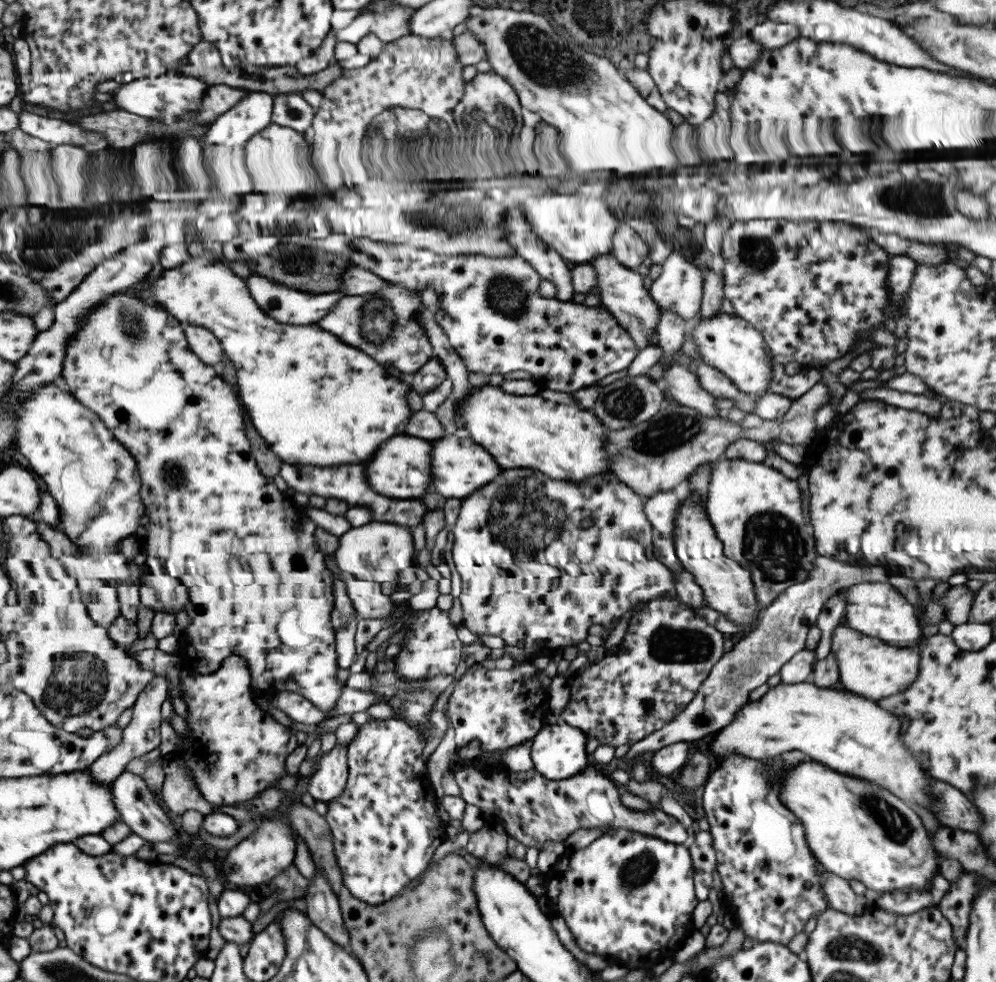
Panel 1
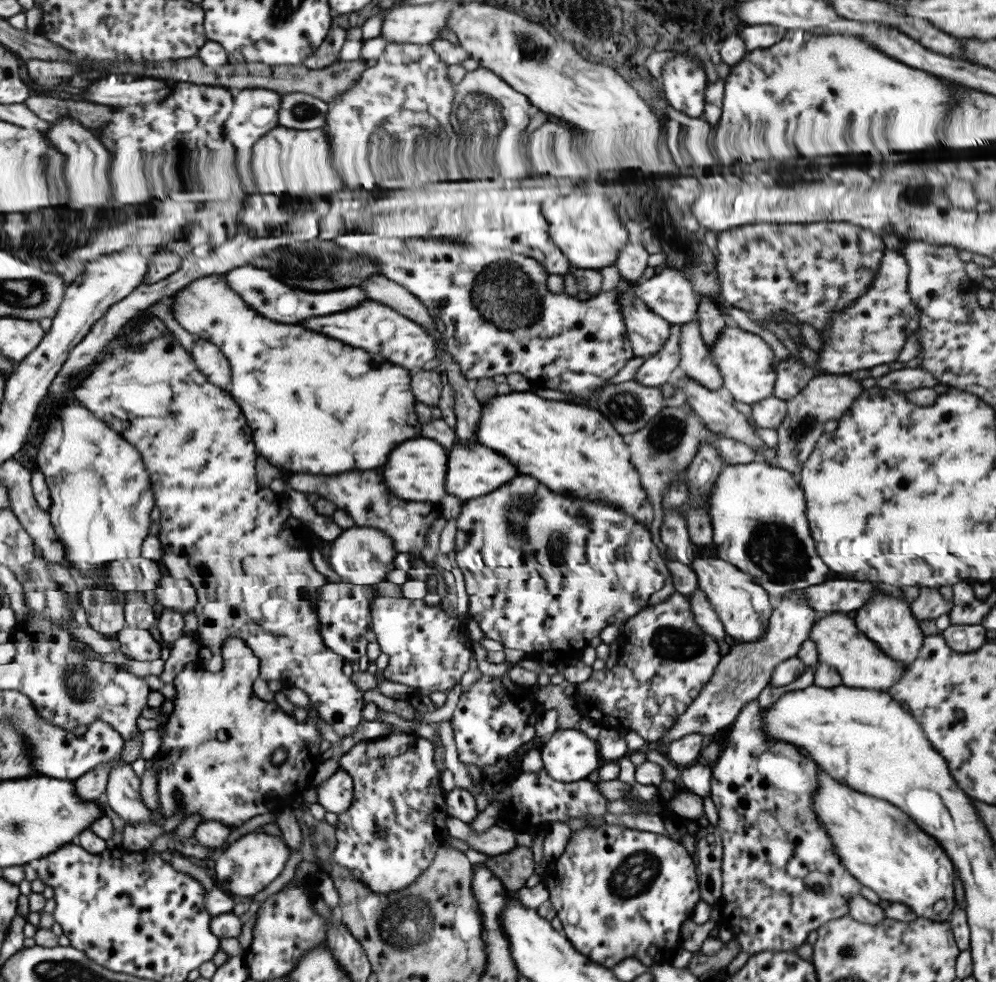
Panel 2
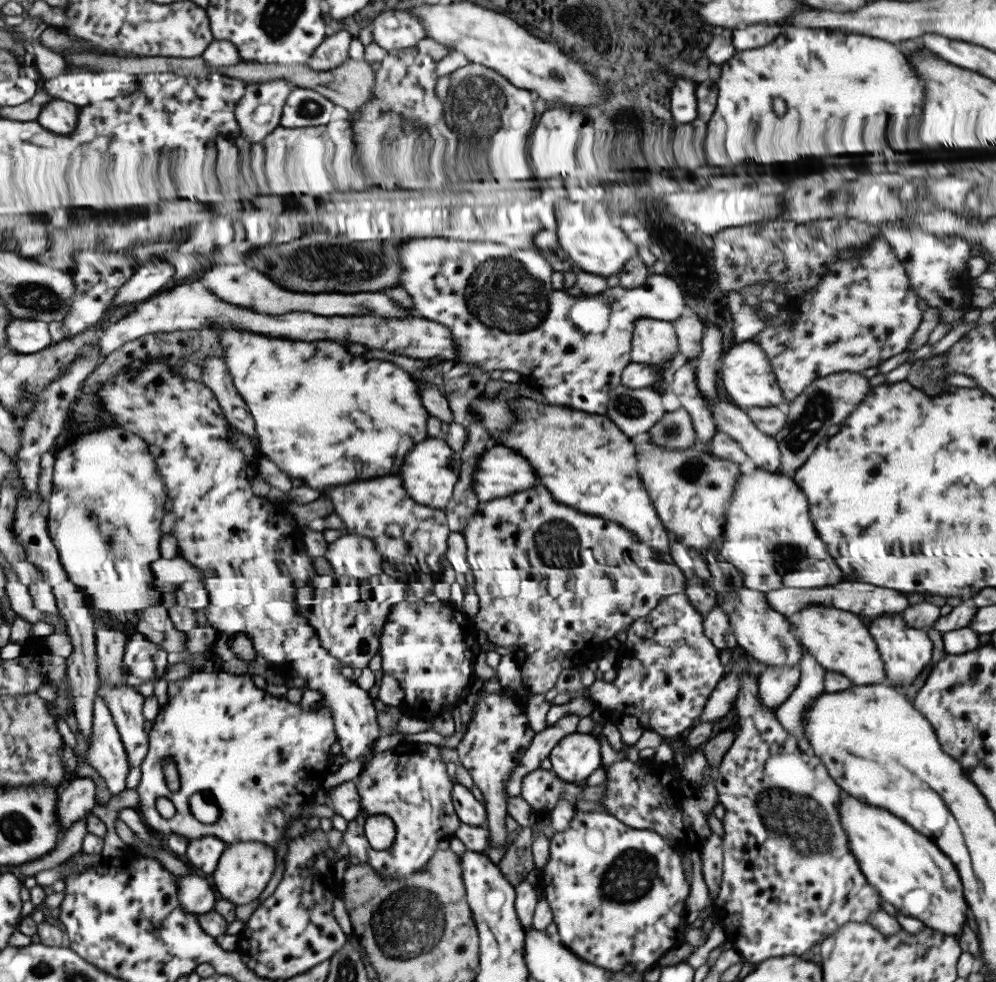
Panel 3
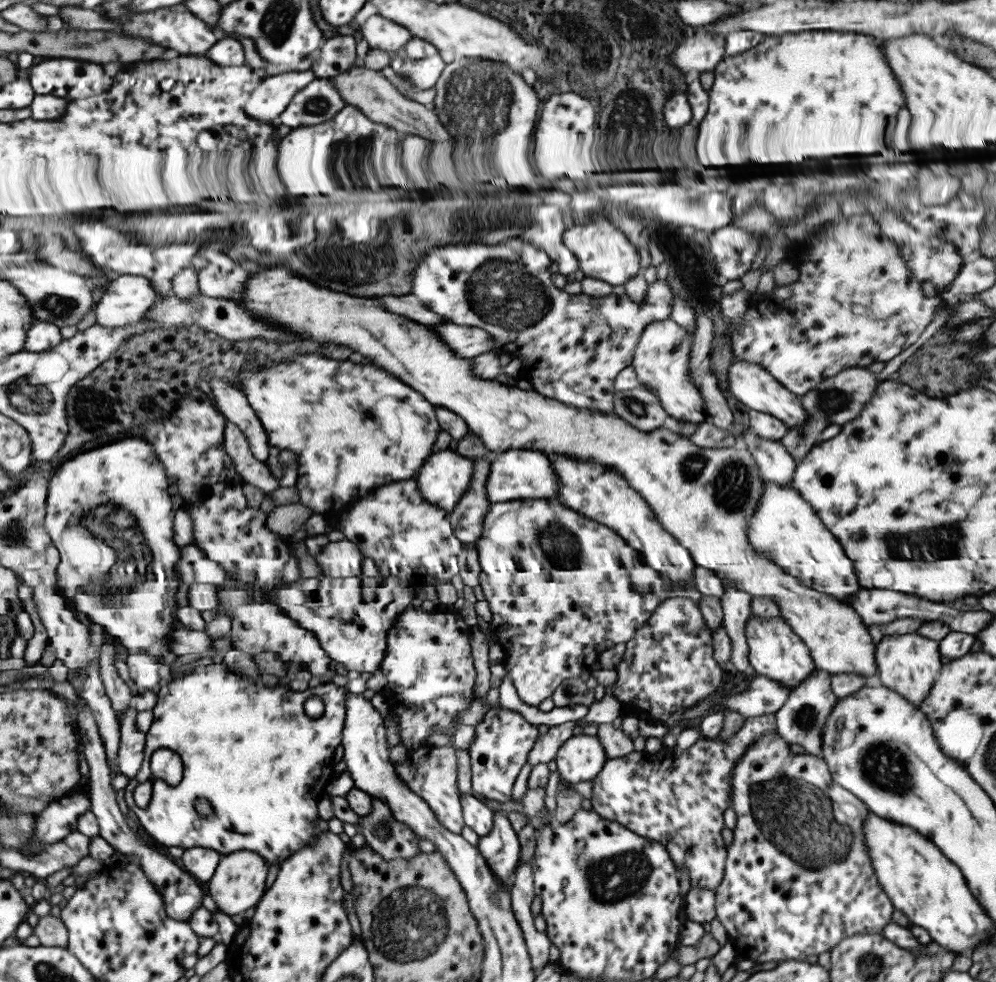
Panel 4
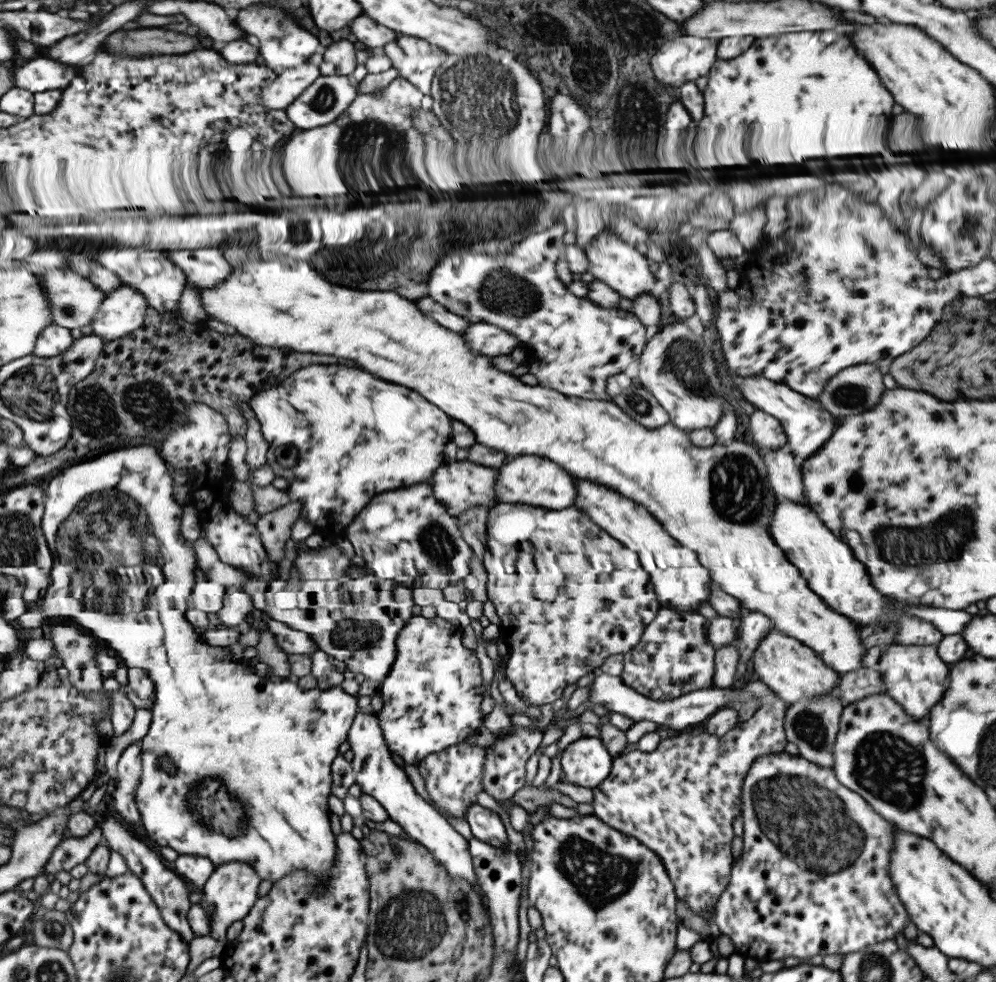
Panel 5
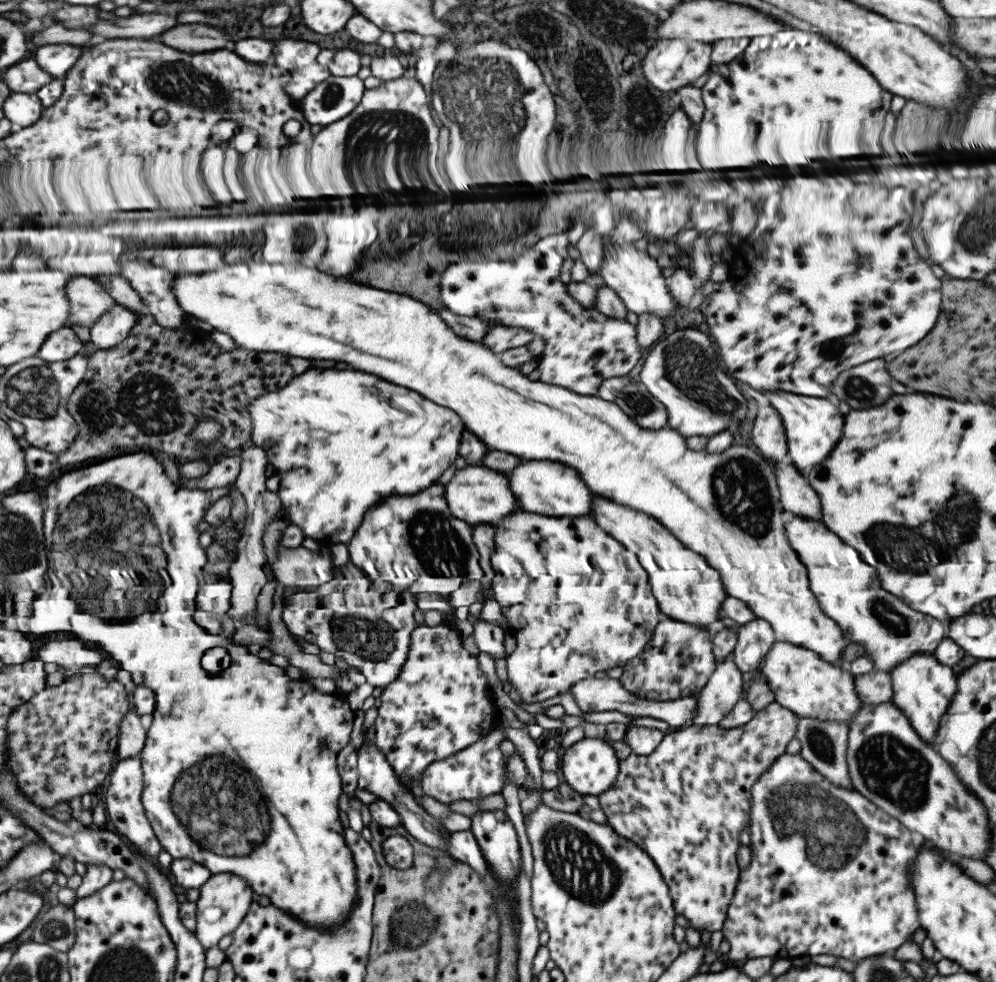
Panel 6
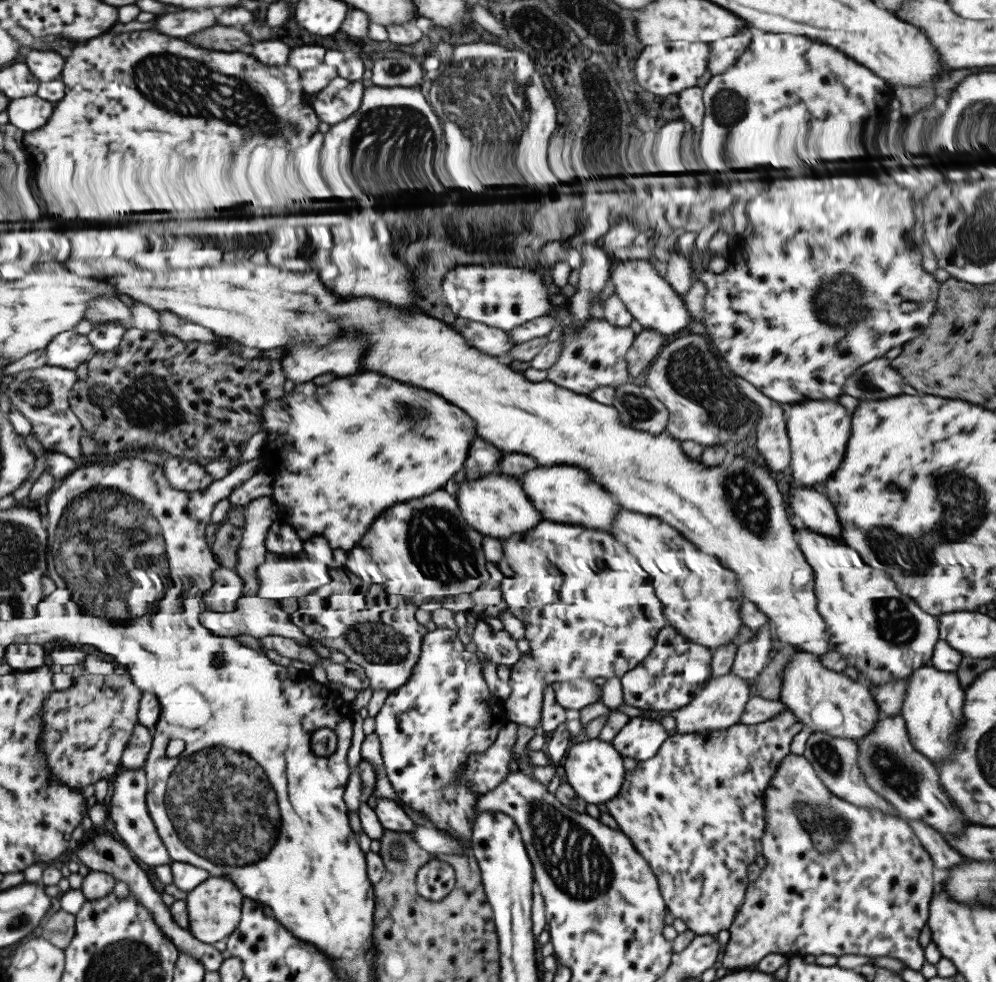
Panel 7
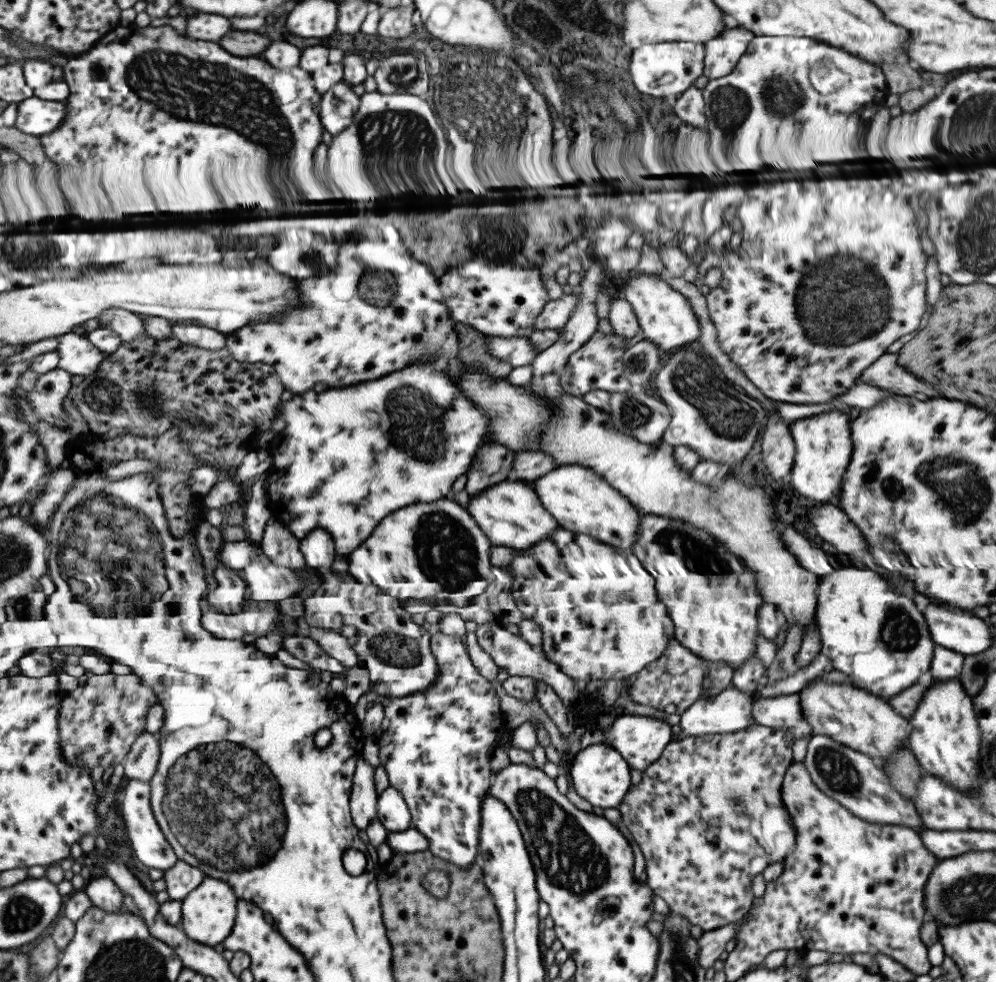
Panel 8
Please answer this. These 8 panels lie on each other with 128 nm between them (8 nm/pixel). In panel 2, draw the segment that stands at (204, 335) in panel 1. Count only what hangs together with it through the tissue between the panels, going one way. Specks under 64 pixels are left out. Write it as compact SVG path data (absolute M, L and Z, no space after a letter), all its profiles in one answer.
M198 338L191 348L190 356L198 372L213 386L226 390L230 382L230 367L221 350L206 339Z

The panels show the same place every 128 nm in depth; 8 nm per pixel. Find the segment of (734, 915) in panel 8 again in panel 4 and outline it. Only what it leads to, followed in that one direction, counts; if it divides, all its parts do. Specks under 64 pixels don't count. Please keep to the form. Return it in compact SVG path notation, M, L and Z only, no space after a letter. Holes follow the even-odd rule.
M774 714L747 717L743 725L733 736L727 740L713 740L702 737L687 748L678 751L677 748L663 747L659 752L647 753L629 752L621 758L607 759L601 773L597 774L591 782L590 794L591 811L595 814L621 824L634 832L636 836L645 838L664 847L666 854L673 860L677 873L687 870L690 888L705 888L714 891L721 878L725 853L727 848L723 845L721 828L723 828L723 810L730 807L732 771L741 754L747 751L759 738L764 735L776 734ZM661 757L665 757L665 772L663 772L663 788L661 788Z

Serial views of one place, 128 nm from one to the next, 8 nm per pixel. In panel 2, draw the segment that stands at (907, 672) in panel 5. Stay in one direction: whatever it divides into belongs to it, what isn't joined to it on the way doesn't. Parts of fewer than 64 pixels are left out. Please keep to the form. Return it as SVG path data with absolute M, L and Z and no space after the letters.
M875 594L869 598L869 602L865 606L854 611L852 618L855 626L869 640L872 640L883 654L893 658L895 662L901 662L905 669L917 658L924 635L906 602L887 594Z

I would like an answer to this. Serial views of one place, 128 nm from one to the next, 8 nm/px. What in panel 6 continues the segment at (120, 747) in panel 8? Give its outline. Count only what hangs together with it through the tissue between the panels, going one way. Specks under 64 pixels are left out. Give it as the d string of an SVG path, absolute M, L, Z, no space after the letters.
M76 673L70 678L65 678L59 686L45 687L43 690L33 694L26 704L20 705L16 710L9 716L8 724L6 725L6 738L8 742L6 743L6 748L8 749L7 758L5 758L6 766L10 772L13 772L13 776L17 778L17 786L21 788L19 792L24 795L24 797L29 798L31 804L39 808L51 807L57 804L59 801L69 801L75 796L81 797L82 794L90 793L92 794L95 788L100 785L107 774L111 772L111 762L113 762L113 756L116 756L119 736L120 736L120 723L122 717L129 713L129 702L127 700L127 692L115 679L107 680L105 677L97 673Z

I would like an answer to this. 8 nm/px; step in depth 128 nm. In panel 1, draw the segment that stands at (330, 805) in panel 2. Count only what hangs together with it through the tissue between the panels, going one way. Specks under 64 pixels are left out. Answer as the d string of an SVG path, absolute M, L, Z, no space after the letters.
M337 744L326 755L318 755L315 773L305 781L305 790L314 800L329 804L345 790L348 769L346 748Z

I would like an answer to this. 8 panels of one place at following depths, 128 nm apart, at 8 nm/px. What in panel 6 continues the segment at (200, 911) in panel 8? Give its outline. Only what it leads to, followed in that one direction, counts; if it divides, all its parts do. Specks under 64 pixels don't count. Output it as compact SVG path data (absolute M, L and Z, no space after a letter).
M231 873L212 874L199 888L195 904L195 938L206 950L215 946L223 936L231 934L247 913L251 901L256 897L241 876Z

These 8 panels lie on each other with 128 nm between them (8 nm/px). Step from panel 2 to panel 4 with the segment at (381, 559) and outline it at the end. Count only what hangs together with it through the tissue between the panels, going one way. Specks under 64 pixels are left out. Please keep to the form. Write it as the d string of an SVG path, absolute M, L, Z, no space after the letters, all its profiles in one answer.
M343 539L325 544L314 556L314 561L321 570L321 576L347 578L361 575L362 558L359 548L353 542Z

